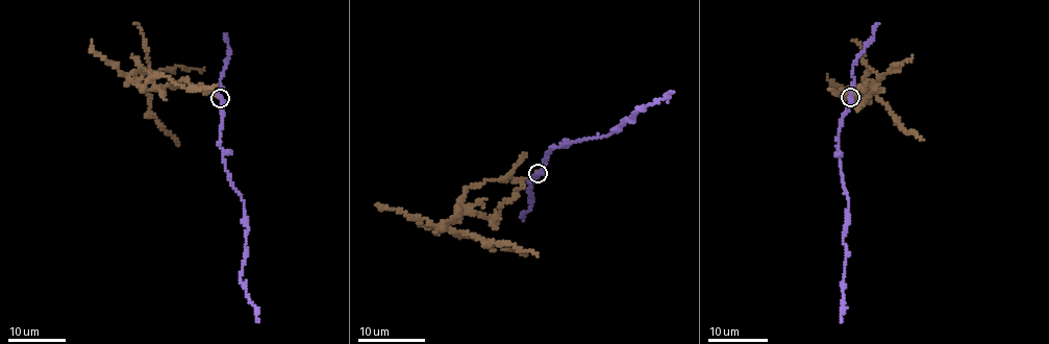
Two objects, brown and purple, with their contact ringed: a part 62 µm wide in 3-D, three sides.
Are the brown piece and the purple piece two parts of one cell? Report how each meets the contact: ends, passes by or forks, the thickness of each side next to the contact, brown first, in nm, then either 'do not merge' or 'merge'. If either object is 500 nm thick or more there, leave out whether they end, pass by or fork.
brown ends; purple passes by; calibres 110 and 200 nm; do not merge

